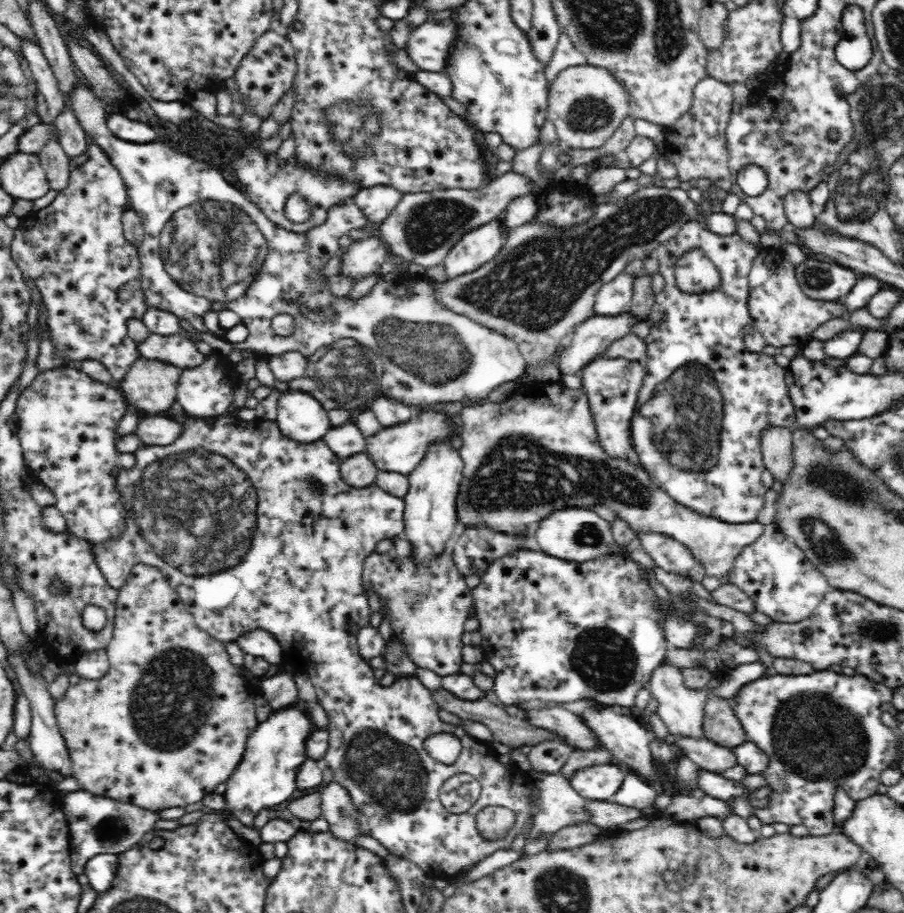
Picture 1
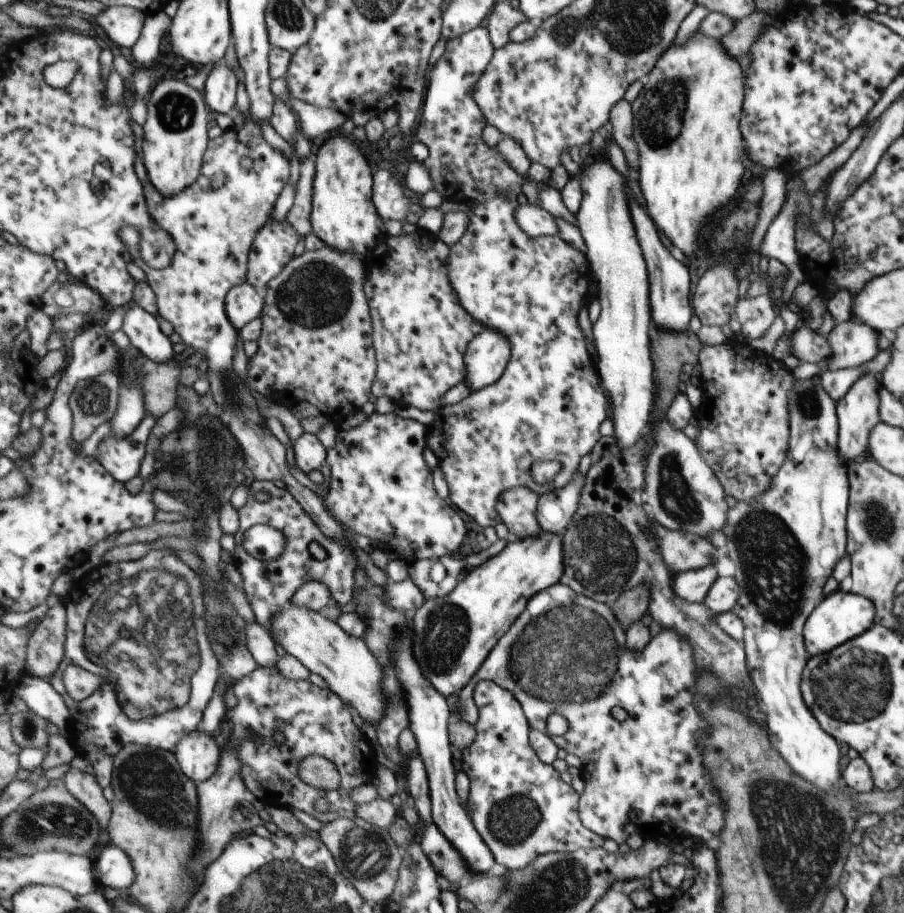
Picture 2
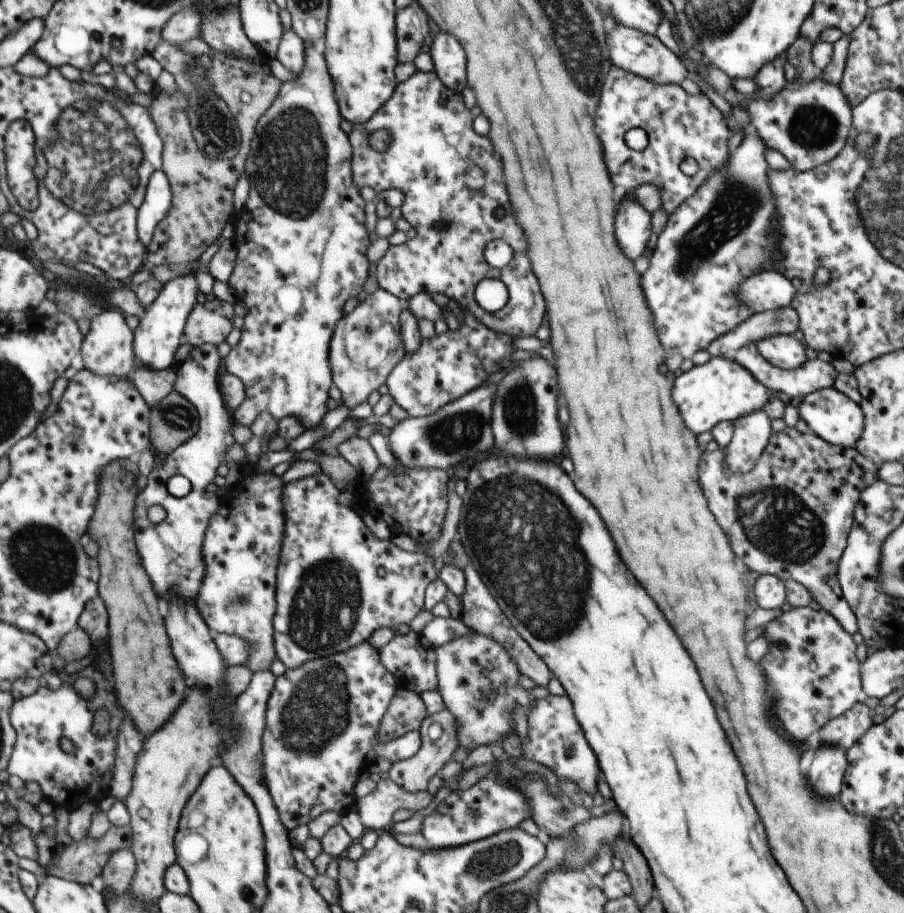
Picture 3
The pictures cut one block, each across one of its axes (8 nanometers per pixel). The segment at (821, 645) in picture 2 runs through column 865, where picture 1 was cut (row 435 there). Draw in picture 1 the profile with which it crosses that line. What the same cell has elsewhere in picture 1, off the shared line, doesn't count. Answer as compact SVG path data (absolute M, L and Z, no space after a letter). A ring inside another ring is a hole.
M605 353L599 354L582 370L582 390L590 404L599 446L608 457L635 460L630 424L637 410L637 397L644 377L645 366L642 363L633 363L626 358L610 358Z

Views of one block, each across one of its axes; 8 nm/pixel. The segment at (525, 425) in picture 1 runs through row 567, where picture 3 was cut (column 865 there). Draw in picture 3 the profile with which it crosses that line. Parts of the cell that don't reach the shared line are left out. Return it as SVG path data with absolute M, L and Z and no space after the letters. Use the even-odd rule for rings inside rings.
M863 702L857 703L820 731L820 745L841 746L842 750L848 751L868 729L872 728L874 715L874 709Z

